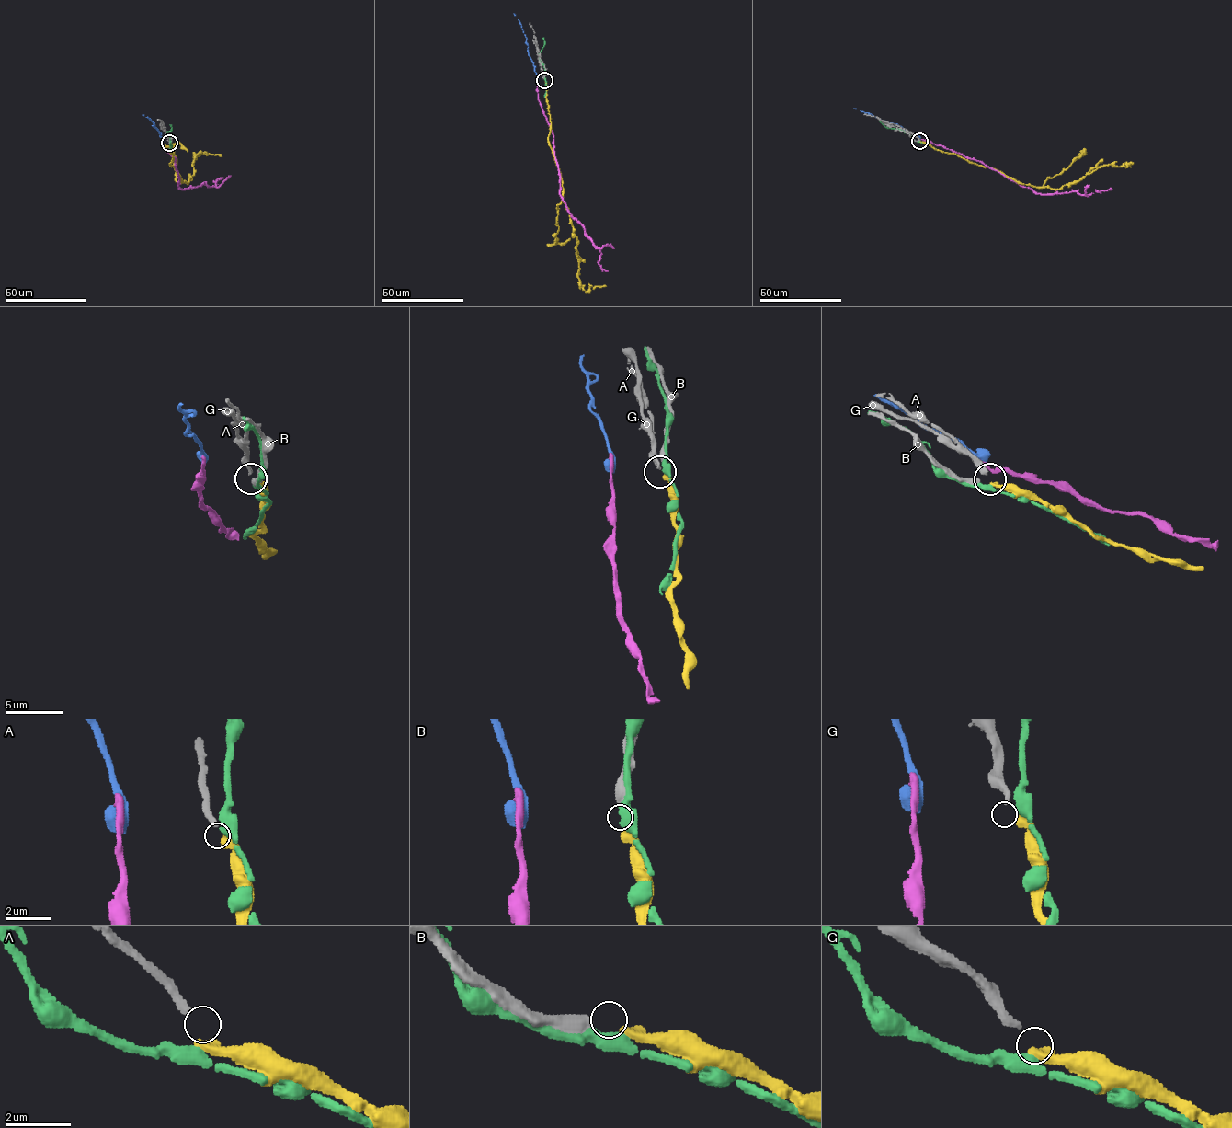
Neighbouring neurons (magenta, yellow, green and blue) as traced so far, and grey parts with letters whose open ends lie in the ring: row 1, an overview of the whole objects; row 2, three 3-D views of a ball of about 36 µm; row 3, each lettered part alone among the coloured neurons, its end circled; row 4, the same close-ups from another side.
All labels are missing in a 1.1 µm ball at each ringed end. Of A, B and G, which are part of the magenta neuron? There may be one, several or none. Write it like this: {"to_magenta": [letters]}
{"to_magenta": []}

